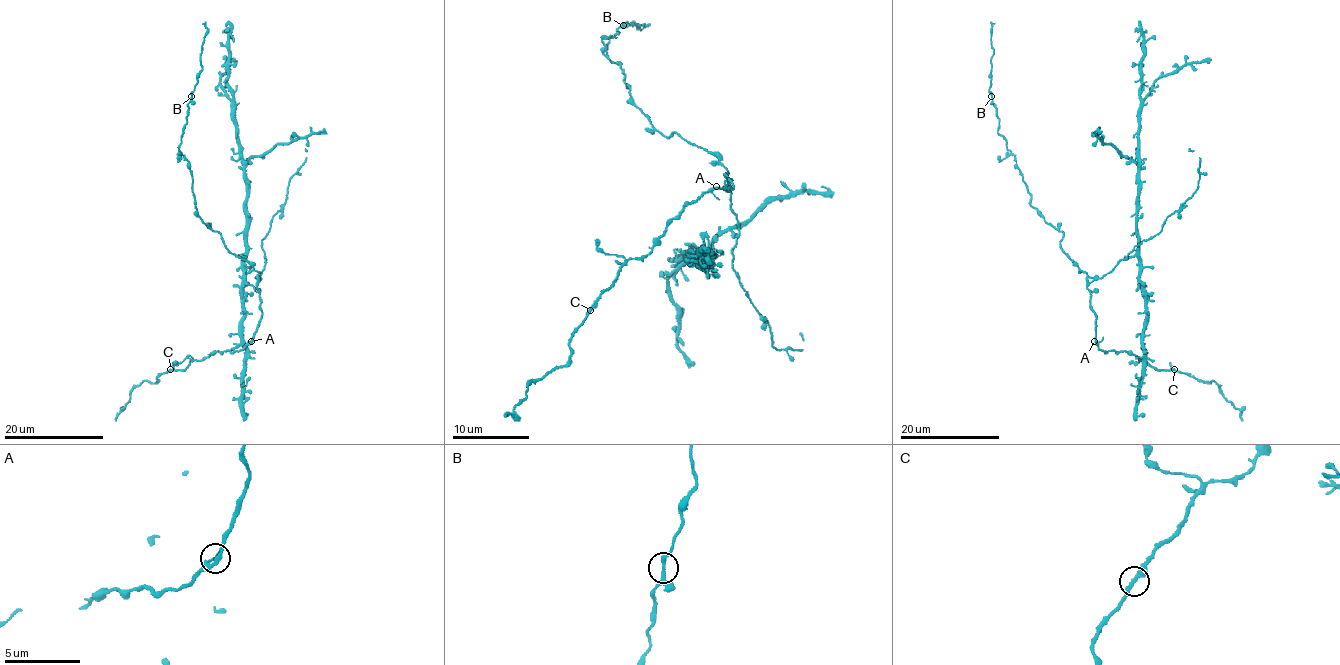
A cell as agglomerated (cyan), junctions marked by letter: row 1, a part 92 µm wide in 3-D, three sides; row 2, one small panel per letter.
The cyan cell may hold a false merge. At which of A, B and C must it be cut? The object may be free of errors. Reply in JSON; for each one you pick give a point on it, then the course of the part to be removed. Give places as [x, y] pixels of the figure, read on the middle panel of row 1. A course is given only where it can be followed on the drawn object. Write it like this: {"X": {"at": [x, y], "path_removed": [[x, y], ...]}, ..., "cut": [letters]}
{"cut": []}

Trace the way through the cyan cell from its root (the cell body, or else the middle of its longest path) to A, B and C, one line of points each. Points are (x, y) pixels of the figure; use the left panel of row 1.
A: (256, 270), (262, 316), (251, 341)
B: (256, 270), (227, 249), (222, 237), (203, 221), (195, 208), (193, 176), (188, 160), (179, 150), (191, 96)
C: (256, 270), (262, 316), (253, 338), (242, 349), (216, 351), (203, 359), (191, 361), (184, 369), (170, 369)

